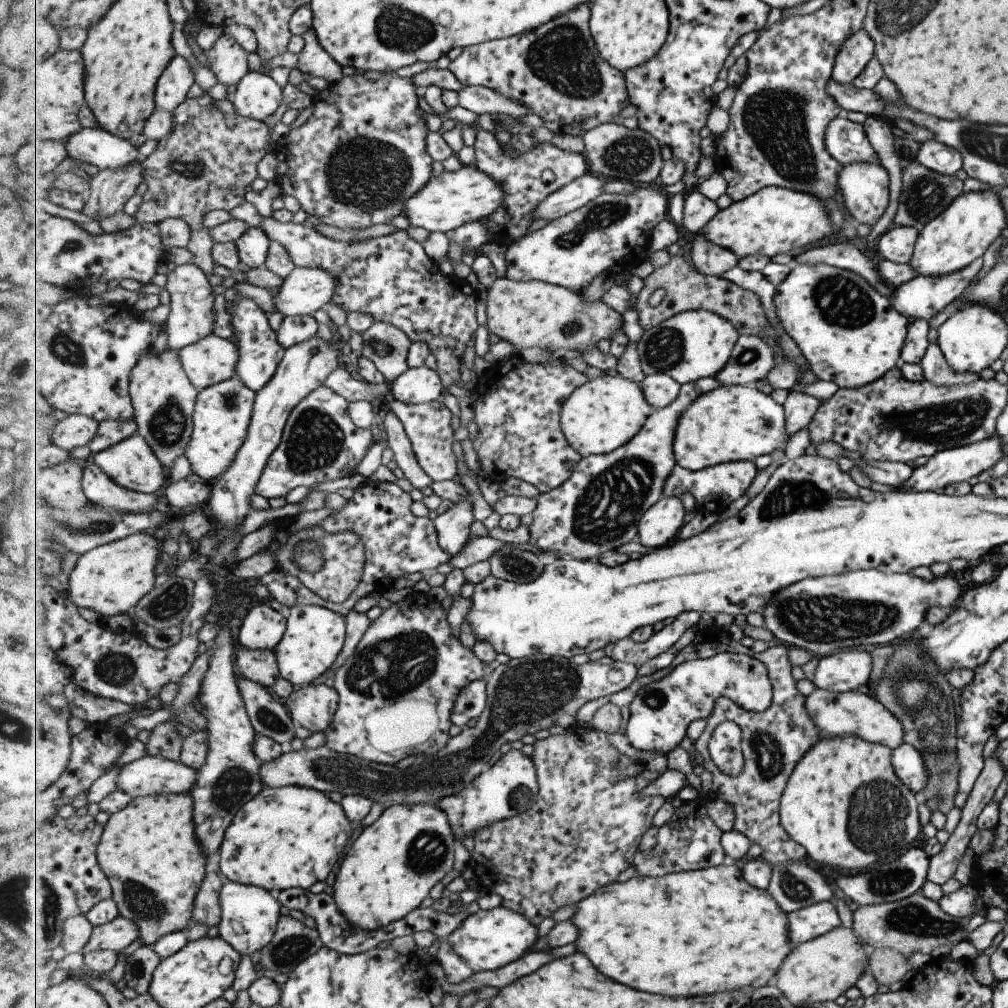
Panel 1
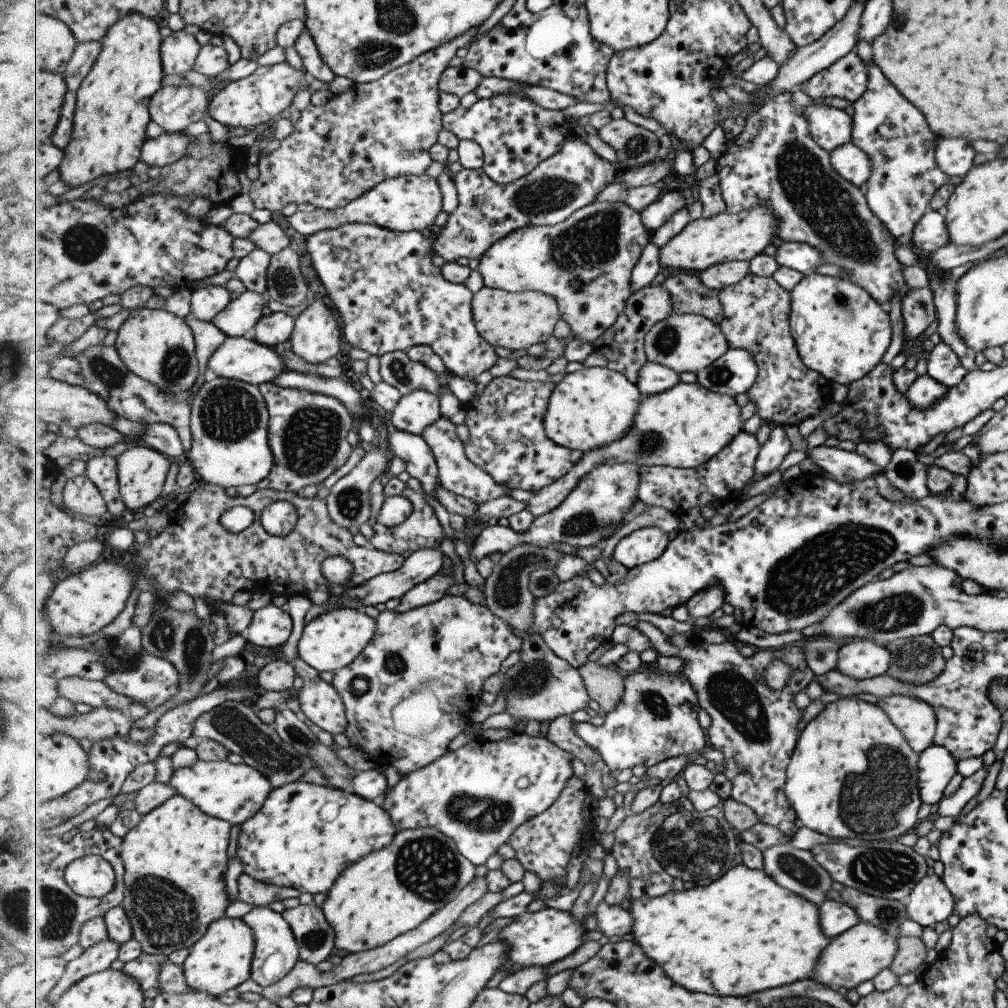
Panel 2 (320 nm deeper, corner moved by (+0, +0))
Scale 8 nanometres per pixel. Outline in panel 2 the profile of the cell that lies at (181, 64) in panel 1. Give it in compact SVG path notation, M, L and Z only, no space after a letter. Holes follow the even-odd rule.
M172 32L164 39L162 61L165 76L183 76L194 68L203 47L189 32Z

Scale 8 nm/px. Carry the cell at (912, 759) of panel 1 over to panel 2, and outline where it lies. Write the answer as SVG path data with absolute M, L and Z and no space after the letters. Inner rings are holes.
M932 745L917 753L917 790L920 803L935 807L943 797L943 790L953 774L956 774L956 761L943 746Z

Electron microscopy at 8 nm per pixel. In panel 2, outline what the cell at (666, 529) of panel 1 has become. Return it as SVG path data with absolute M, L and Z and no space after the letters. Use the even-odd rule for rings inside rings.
M656 526L635 530L621 539L614 549L614 558L620 564L633 569L657 560L672 543L674 534L667 534Z

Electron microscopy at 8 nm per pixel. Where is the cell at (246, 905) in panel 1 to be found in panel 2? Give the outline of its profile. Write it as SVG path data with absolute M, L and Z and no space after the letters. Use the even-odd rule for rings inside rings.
M268 906L254 907L249 913L242 917L249 928L255 934L255 955L253 956L253 965L251 979L261 988L267 988L271 984L276 984L279 980L285 979L289 972L300 962L299 948L297 938L293 934L289 922L285 920L282 914L273 912Z

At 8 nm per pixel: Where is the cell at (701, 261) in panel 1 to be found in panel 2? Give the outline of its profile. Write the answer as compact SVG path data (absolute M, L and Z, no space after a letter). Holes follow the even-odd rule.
M730 261L707 268L700 274L700 280L708 288L723 291L741 283L750 274L749 261Z

